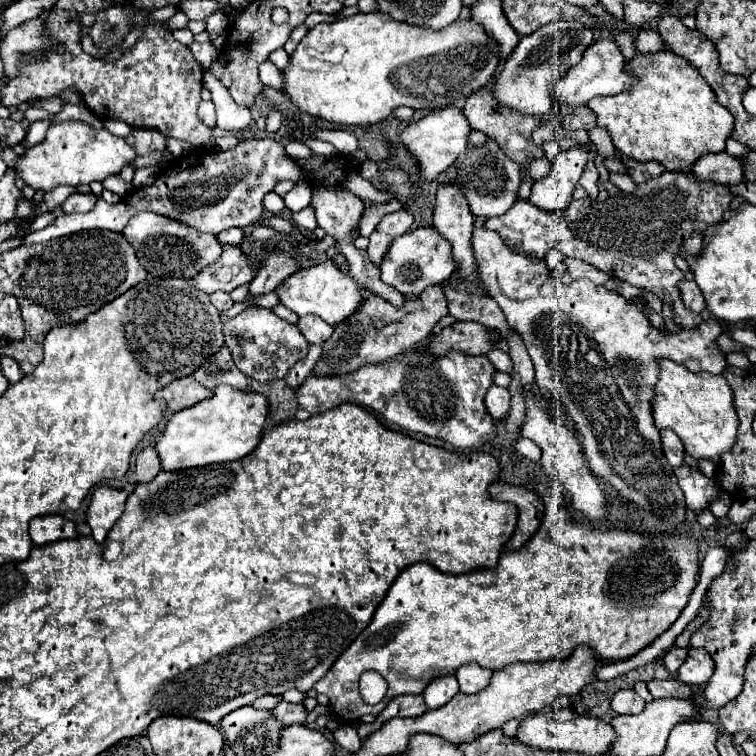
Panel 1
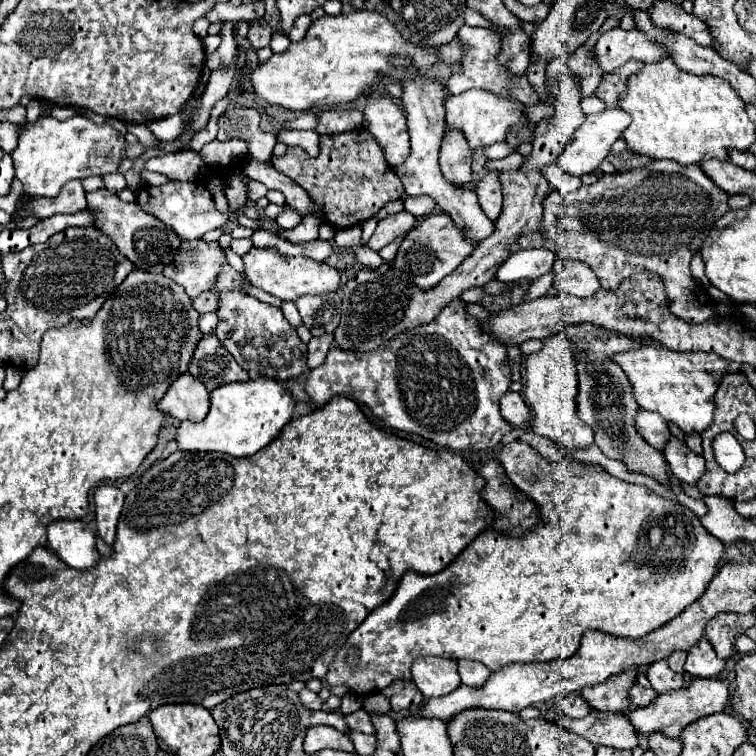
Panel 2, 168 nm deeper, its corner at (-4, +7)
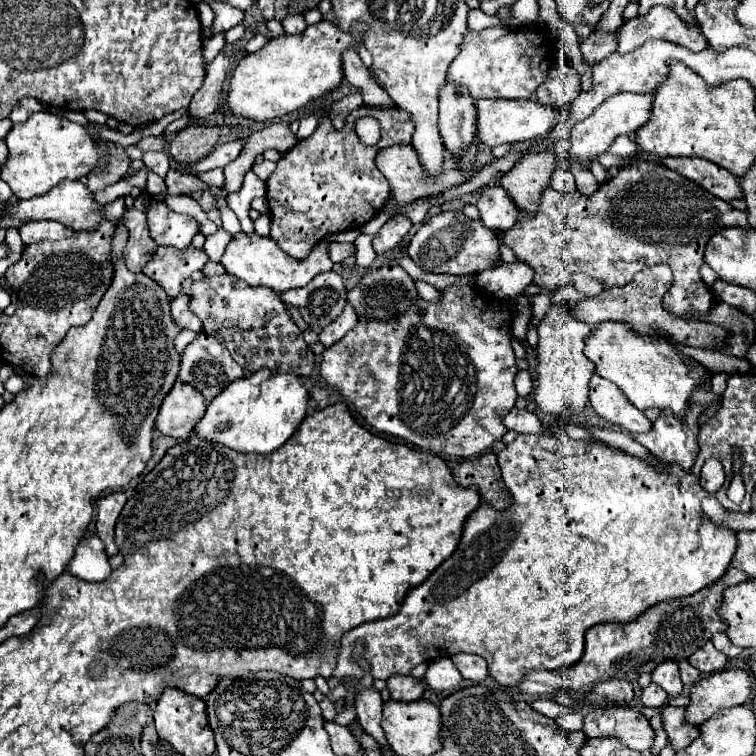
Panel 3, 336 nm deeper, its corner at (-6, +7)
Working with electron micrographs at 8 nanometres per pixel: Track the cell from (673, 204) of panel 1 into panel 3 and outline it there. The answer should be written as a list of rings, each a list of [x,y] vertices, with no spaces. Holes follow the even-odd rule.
[[[640,159],[630,167],[624,167],[616,177],[602,183],[600,189],[590,197],[578,191],[570,195],[562,195],[554,187],[544,189],[540,197],[542,201],[538,205],[536,216],[519,218],[516,227],[506,231],[502,237],[502,241],[516,253],[518,261],[524,261],[534,269],[536,285],[554,291],[568,285],[574,273],[588,273],[590,277],[600,279],[606,285],[606,289],[612,289],[612,287],[622,287],[630,283],[634,273],[644,267],[650,267],[656,263],[668,263],[674,279],[662,303],[663,307],[674,315],[686,315],[690,311],[696,311],[696,313],[710,311],[712,293],[698,273],[700,263],[704,263],[706,241],[710,241],[710,237],[718,233],[722,225],[750,227],[748,211],[734,209],[730,203],[714,197],[712,193],[706,193],[700,185],[658,165],[652,159]]]

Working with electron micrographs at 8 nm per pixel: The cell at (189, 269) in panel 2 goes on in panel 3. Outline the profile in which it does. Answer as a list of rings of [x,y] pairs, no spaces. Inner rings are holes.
[[[158,247],[152,261],[142,267],[142,273],[154,279],[162,289],[166,289],[168,297],[174,299],[180,293],[180,283],[194,271],[202,271],[206,261],[208,257],[202,253],[202,249]]]

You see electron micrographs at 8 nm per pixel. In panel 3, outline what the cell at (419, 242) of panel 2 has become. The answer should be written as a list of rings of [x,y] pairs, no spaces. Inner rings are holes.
[[[442,211],[424,221],[408,245],[410,259],[428,273],[476,275],[500,265],[500,239],[476,219],[468,219],[462,211]]]

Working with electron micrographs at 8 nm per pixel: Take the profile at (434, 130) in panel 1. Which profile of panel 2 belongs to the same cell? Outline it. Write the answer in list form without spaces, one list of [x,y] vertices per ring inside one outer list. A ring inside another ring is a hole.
[[[464,91],[460,95],[450,95],[444,101],[444,111],[446,111],[446,129],[458,129],[464,133],[468,147],[470,149],[478,149],[478,147],[488,147],[492,143],[504,141],[506,139],[506,131],[512,125],[524,123],[524,115],[522,115],[522,105],[514,105],[514,101],[488,93],[488,91]]]

